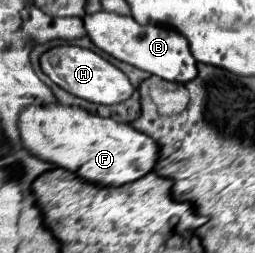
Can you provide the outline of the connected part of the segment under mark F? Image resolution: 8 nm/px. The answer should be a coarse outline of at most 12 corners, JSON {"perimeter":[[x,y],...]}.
{"perimeter":[[60,103],[20,113],[24,149],[96,185],[154,169],[156,143]]}

